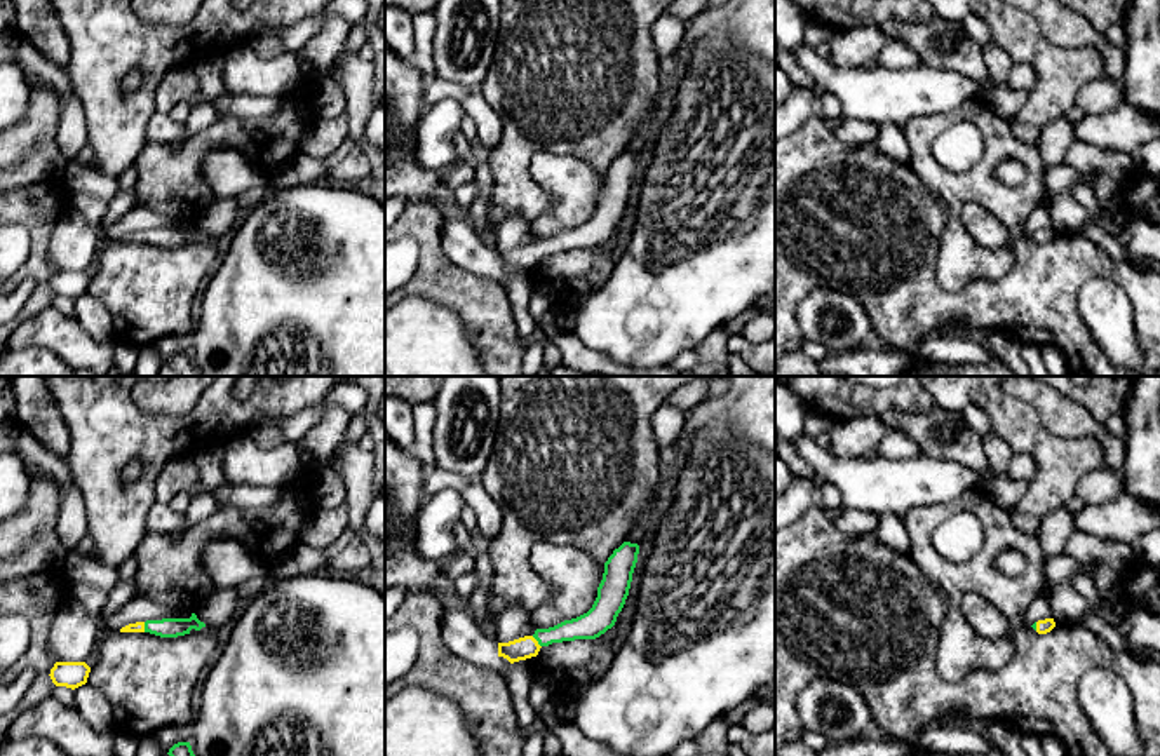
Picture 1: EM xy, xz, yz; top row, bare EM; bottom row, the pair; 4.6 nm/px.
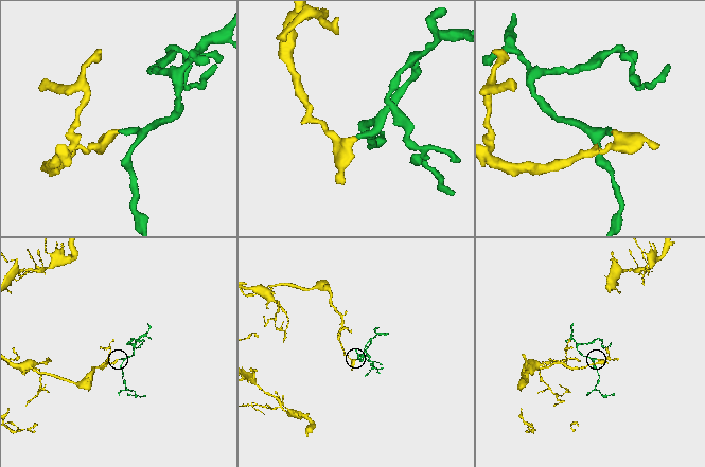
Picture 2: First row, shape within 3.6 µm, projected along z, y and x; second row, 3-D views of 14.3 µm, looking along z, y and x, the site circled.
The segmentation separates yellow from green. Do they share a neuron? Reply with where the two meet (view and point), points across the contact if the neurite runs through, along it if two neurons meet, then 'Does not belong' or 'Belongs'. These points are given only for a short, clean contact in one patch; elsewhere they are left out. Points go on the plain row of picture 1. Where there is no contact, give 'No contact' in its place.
Touches yellow at xz (537, 251). Path across: xz (526, 256), (537, 251), (587, 236). Belongs

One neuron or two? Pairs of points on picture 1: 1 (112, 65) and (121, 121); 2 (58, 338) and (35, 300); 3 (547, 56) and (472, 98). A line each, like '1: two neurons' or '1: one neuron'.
1: one neuron
2: two neurons
3: two neurons

